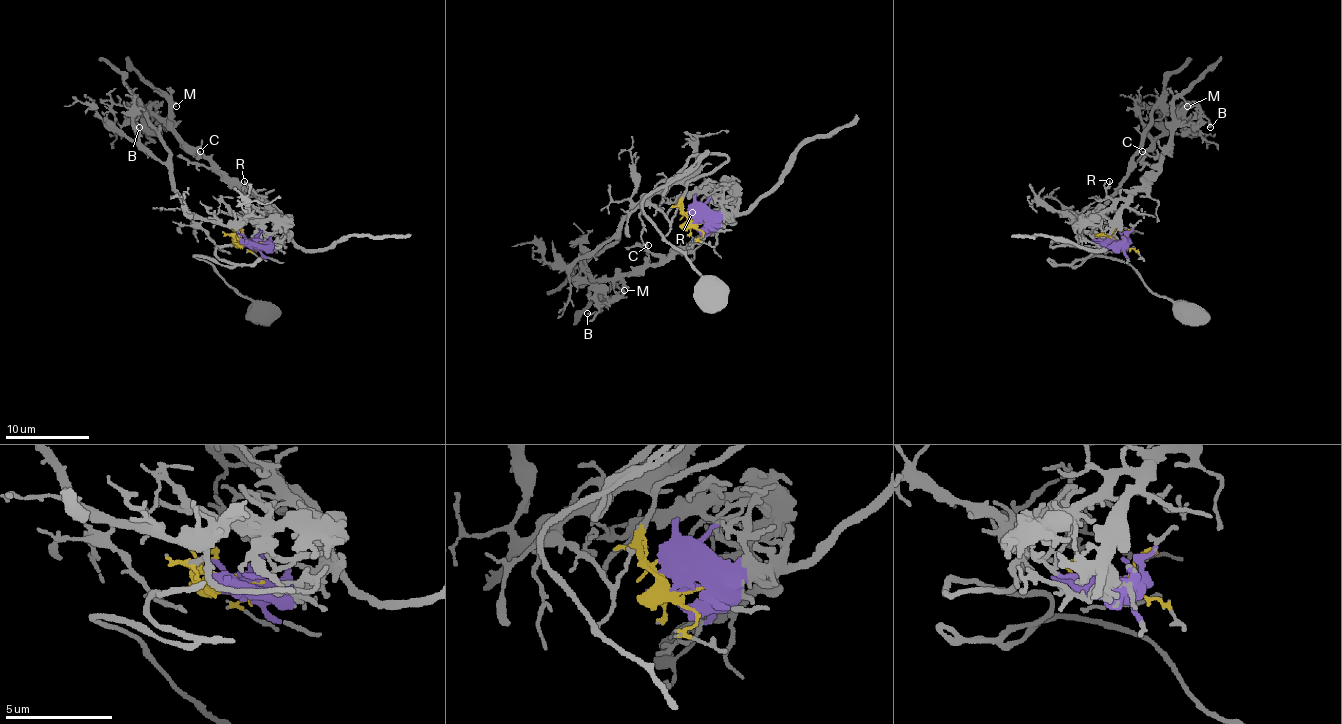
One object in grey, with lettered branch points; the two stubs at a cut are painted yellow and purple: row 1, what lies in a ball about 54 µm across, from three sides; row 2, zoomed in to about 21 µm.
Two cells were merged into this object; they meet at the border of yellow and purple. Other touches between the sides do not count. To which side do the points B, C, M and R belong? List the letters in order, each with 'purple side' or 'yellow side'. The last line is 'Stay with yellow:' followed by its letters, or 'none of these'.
B: purple side
C: purple side
M: purple side
R: purple side
Stay with yellow: none of these

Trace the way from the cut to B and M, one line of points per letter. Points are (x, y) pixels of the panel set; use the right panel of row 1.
B: (1116, 243), (1114, 218), (1160, 159), (1162, 146), (1177, 128), (1205, 117), (1211, 128)
M: (1116, 243), (1114, 218), (1160, 159), (1162, 146), (1173, 132), (1173, 100), (1181, 98), (1188, 106)

